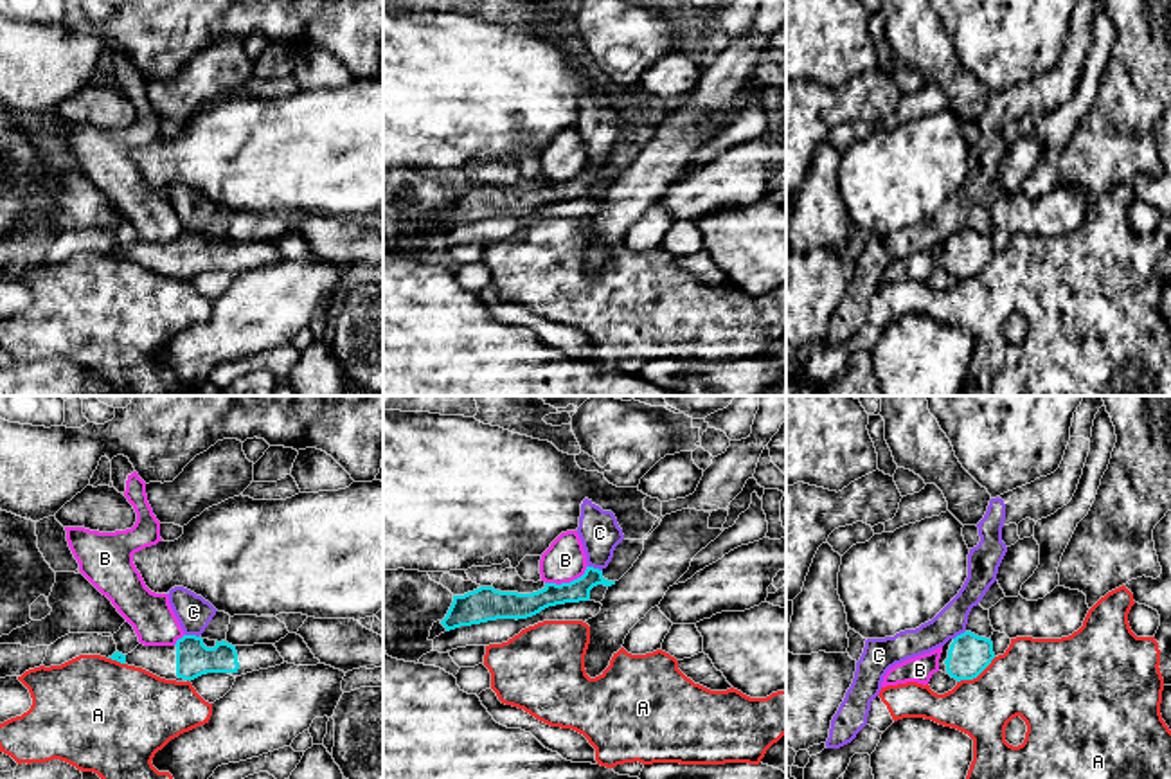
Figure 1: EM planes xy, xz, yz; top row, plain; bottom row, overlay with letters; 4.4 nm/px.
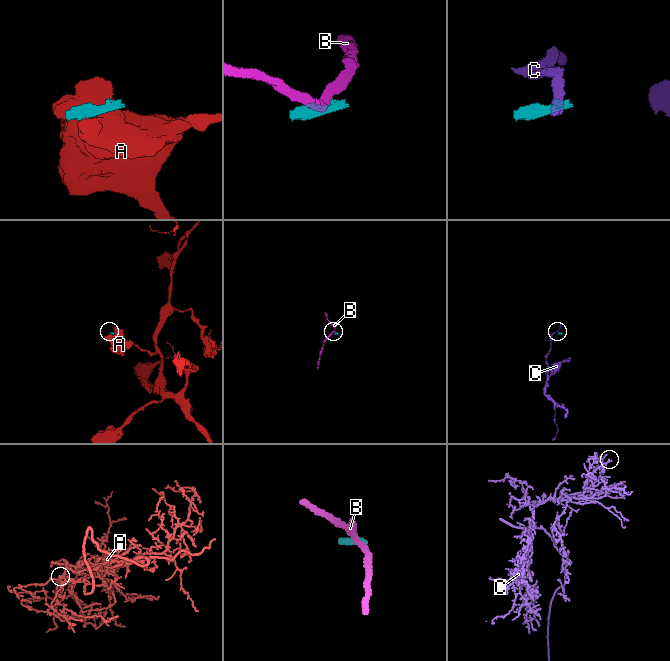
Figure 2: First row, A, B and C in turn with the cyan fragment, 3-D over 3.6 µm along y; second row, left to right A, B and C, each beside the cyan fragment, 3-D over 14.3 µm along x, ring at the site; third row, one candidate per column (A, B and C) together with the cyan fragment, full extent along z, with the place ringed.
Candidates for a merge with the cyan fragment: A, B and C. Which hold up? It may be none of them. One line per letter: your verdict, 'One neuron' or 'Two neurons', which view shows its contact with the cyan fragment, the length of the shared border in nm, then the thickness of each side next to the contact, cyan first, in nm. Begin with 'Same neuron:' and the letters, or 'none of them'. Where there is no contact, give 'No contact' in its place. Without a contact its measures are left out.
Same neuron: none of them
A: Two neurons. Touches cyan in yz. Shared border 200 nm. Thickness 190 nm (cyan) against 340 nm
B: Two neurons. Touches cyan in xz. Shared border 200 nm. Thickness 110 nm (cyan) against 190 nm
C: Two neurons. Touches cyan in xy. Shared border 70 nm. Thickness 160 nm (cyan) against 160 nm

